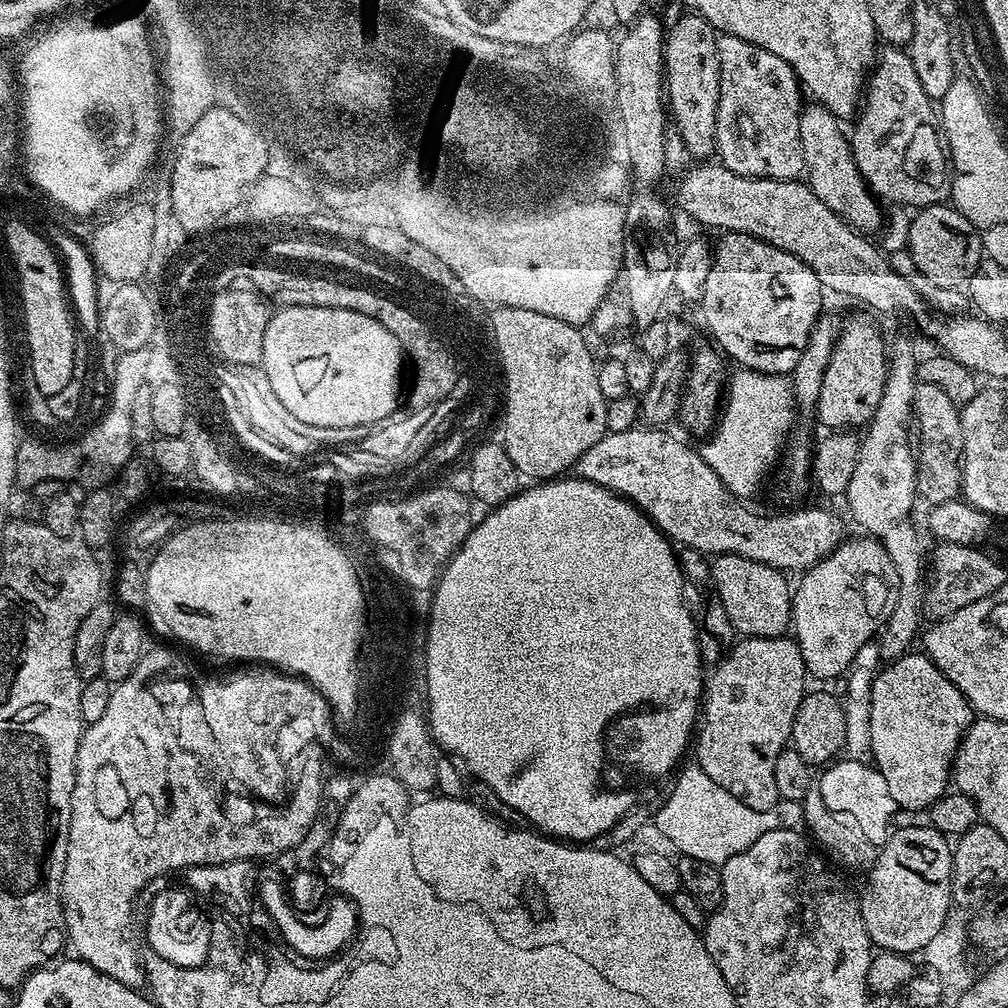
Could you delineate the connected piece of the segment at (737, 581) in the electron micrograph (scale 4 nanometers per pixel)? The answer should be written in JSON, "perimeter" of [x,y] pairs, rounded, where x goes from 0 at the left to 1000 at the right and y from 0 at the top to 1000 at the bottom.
{"perimeter":[[[721,550],[711,551],[704,561],[705,580],[719,603],[727,624],[735,632],[768,633],[783,626],[788,587],[784,579],[782,583],[783,572],[775,564],[748,558],[744,554]]]}

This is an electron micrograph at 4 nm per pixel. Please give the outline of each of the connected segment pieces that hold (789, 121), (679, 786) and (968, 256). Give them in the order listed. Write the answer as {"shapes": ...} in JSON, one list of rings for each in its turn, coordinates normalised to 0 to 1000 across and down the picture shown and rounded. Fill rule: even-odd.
{"shapes":[[[[715,35],[710,41],[714,96],[710,108],[710,145],[713,162],[728,173],[789,179],[798,171],[794,140],[796,84],[788,69],[772,54],[756,50],[736,38]]],[[[692,760],[686,761],[672,772],[663,795],[653,802],[649,810],[652,823],[672,841],[675,849],[716,859],[728,851],[728,847],[736,847],[740,839],[752,835],[756,827],[775,820],[773,805],[744,804],[744,800],[724,788],[724,784],[716,784],[704,768]]],[[[943,201],[924,202],[921,206],[912,207],[903,220],[903,236],[901,237],[900,253],[905,253],[905,262],[929,286],[952,286],[959,283],[960,277],[970,268],[973,258],[977,257],[973,242],[973,231]]]]}

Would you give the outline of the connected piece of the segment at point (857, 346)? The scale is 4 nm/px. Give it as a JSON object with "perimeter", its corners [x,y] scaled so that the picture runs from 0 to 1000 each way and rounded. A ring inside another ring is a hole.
{"perimeter":[[[860,309],[849,310],[842,317],[833,322],[833,330],[823,351],[823,363],[819,363],[819,371],[815,375],[815,391],[812,391],[812,399],[808,412],[818,421],[821,427],[853,427],[864,417],[871,399],[875,399],[875,387],[879,383],[881,359],[879,356],[879,337],[873,325],[864,317]]]}

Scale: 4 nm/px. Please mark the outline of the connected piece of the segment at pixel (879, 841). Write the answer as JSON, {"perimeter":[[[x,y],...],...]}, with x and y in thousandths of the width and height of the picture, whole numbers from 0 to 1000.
{"perimeter":[[[837,753],[820,759],[814,765],[816,768],[814,772],[813,769],[810,779],[815,794],[824,805],[845,811],[846,815],[852,818],[857,831],[874,841],[884,828],[885,818],[883,819],[882,814],[891,804],[879,772],[862,757]]]}

